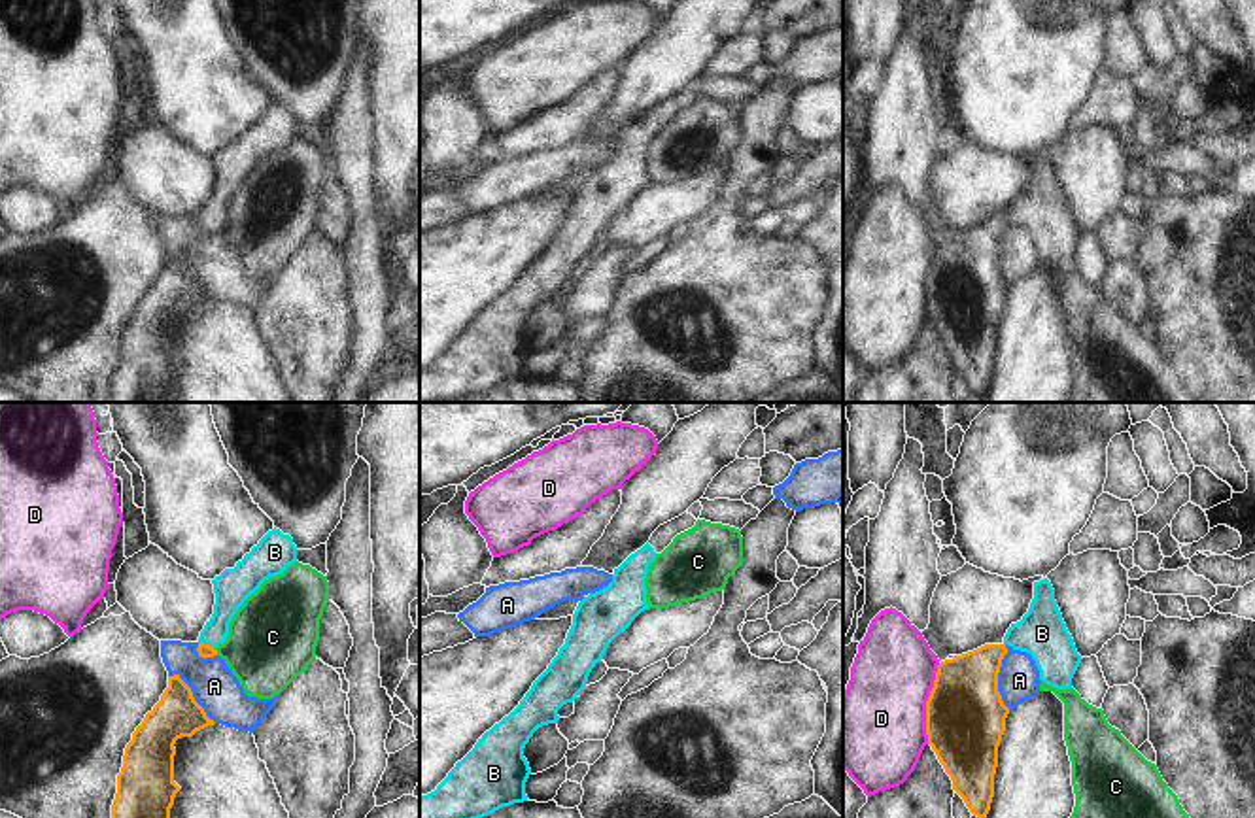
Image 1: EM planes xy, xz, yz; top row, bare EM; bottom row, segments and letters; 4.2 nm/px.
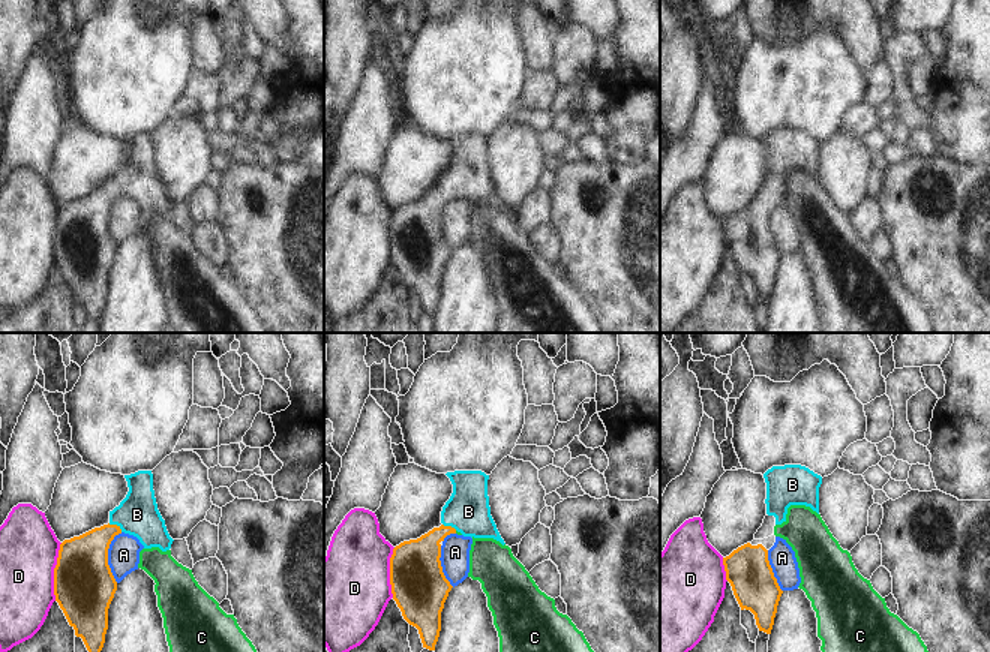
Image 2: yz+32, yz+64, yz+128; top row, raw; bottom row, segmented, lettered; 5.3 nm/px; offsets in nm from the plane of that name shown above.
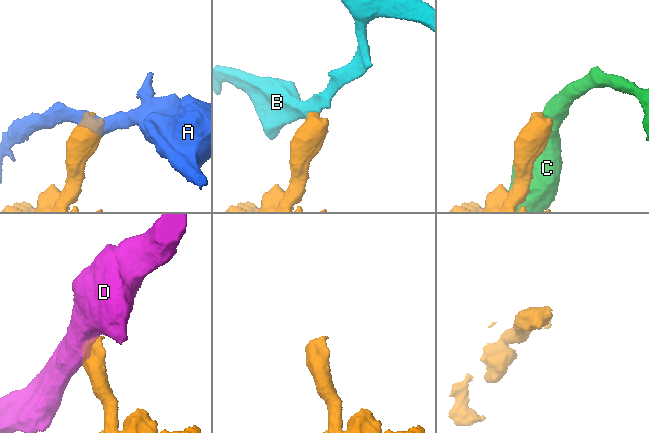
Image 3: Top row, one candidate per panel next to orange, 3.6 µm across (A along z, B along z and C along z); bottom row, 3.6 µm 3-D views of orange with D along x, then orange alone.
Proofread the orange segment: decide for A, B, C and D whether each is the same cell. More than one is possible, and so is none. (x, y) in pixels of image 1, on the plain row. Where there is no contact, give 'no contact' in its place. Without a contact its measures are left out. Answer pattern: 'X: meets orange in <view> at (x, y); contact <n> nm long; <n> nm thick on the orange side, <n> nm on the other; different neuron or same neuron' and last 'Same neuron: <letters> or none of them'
A: meets orange in yz at (997, 254); contact 280 nm long; 340 nm thick on the orange side, 180 nm on the other; different neuron
B: meets orange in xy at (206, 221); contact 80 nm long; 60 nm thick on the orange side, 140 nm on the other; same neuron
C: meets orange in xy at (216, 229); contact 40 nm long; 60 nm thick on the orange side, 380 nm on the other; different neuron
D: meets orange in yz at (927, 280); contact 340 nm long; 340 nm thick on the orange side, 420 nm on the other; different neuron
Same neuron: B

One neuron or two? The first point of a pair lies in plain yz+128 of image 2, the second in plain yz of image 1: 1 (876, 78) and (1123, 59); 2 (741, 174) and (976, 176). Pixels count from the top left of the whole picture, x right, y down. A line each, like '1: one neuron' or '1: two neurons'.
1: two neurons
2: one neuron

